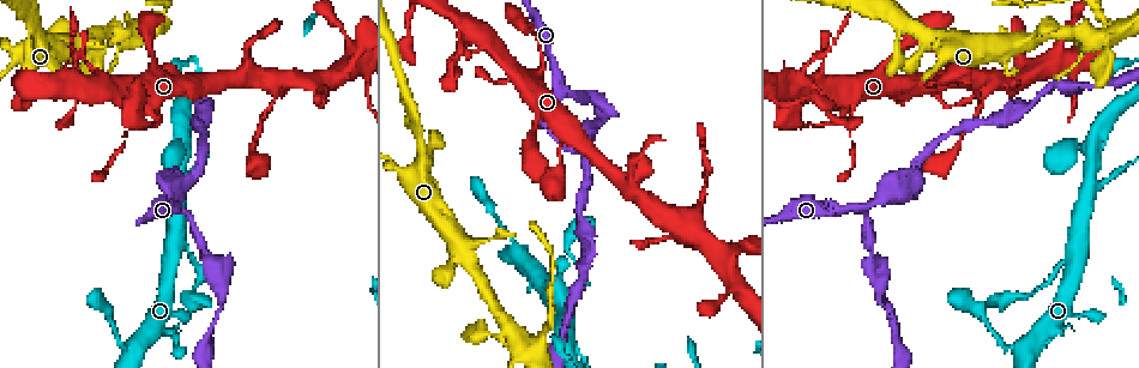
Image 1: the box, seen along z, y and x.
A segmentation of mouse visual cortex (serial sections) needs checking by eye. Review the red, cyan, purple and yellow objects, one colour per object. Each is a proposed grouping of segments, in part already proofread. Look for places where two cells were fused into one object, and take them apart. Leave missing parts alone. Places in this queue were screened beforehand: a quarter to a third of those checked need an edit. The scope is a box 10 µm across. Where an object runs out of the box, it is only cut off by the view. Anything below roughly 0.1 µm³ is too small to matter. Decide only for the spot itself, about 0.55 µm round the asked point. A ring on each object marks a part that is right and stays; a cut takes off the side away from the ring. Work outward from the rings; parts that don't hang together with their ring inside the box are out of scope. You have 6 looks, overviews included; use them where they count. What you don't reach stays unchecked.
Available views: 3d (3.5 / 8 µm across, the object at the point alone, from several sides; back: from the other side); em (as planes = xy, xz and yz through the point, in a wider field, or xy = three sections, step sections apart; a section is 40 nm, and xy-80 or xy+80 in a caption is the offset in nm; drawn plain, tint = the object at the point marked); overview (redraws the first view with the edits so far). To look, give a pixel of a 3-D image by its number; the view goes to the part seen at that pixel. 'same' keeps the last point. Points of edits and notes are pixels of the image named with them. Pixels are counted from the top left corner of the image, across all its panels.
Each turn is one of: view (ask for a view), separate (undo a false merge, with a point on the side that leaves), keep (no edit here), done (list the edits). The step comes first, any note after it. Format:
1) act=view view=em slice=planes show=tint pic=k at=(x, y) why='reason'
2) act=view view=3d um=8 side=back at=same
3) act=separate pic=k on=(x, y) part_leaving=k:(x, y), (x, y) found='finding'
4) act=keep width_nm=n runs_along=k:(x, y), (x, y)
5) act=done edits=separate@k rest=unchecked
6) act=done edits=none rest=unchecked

act=view view=3d um=3.5 pic=1 at=(843, 211) why='three-way junction'

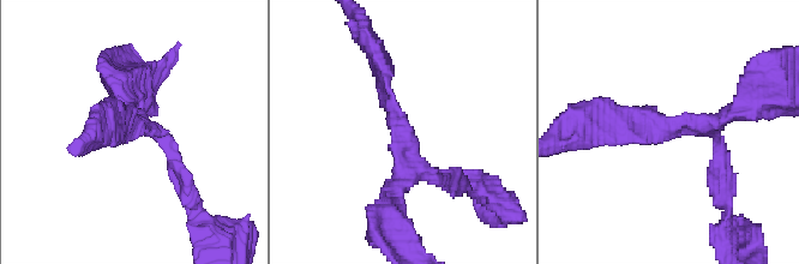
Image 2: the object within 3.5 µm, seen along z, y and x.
act=view view=em slice=xy step=3 show=tint pic=2 at=(671, 128) arms=3 arm_widths_nm=200,200,200 why='need the tissue'

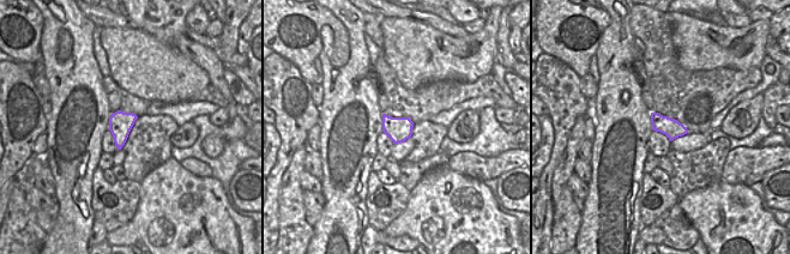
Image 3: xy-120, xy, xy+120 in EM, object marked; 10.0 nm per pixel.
act=view view=em slice=xy step=2 show=tint at=same

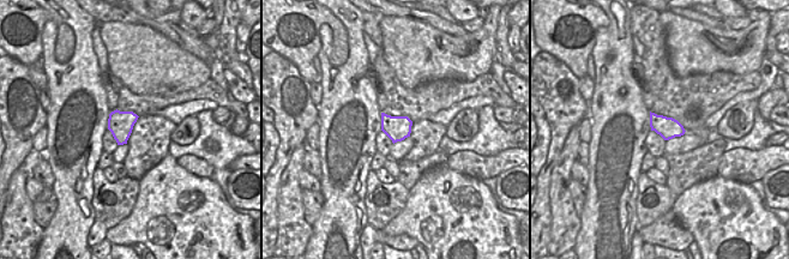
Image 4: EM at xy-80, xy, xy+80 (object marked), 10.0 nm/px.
act=keep runs_along=2:(604, 132), (708, 124), (748, 102) found='all the same cell'

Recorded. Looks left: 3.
act=view view=3d um=3.5 pic=1 at=(278, 90) why='four-way junction'

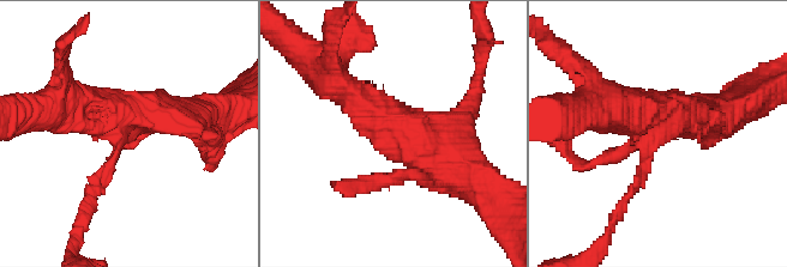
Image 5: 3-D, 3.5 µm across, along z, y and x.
act=view view=em slice=xy step=2 show=tint pic=5 at=(124, 131)

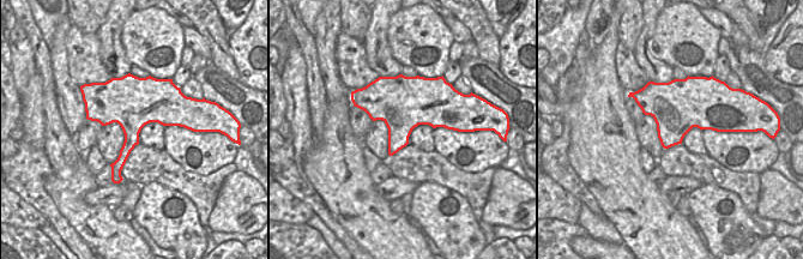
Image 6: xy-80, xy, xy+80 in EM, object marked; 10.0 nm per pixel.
act=keep width_nm=500 runs_along=5:(329, 79), (464, 168) found='continuous, no second cell'

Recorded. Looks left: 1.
act=done edits=none rest=unchecked

